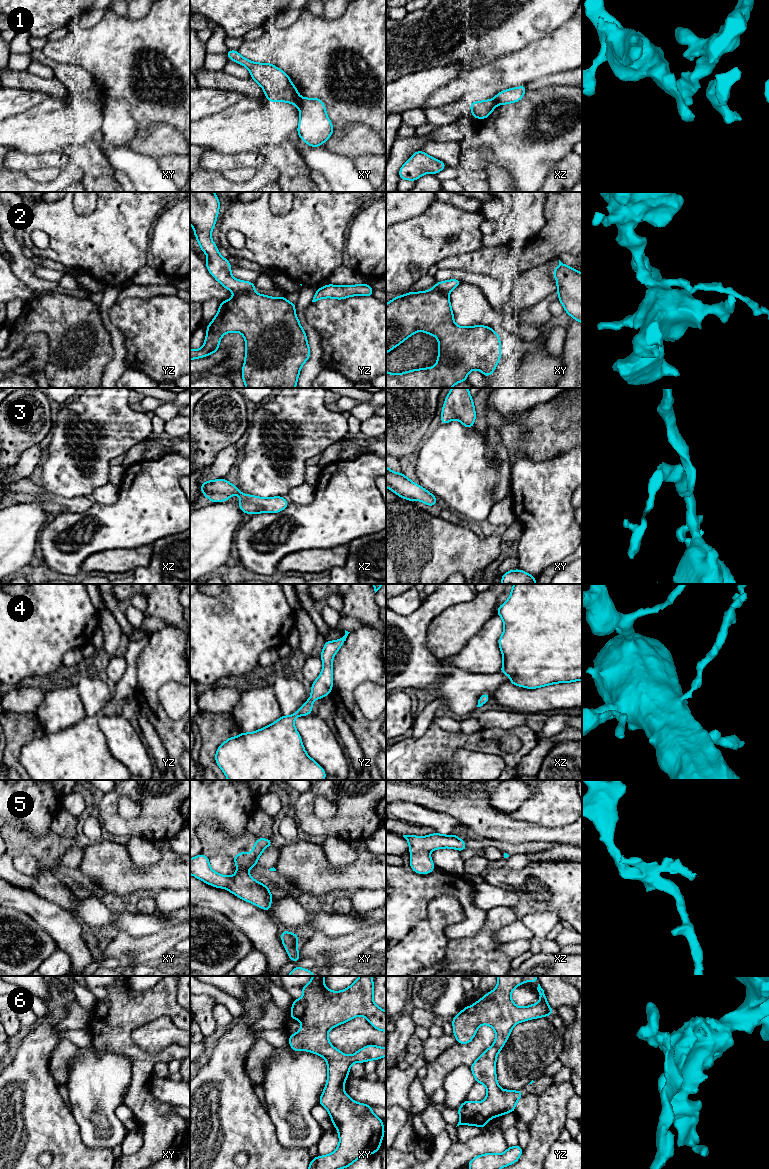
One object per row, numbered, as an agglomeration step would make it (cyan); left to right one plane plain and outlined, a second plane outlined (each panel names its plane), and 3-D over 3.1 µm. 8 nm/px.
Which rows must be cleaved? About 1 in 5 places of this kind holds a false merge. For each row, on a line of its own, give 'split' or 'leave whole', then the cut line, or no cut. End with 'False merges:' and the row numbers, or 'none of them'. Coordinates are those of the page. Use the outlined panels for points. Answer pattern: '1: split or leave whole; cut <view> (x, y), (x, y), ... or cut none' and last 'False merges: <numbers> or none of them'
1: split; cut xy (299, 96), (297, 106)
2: split; cut yz (253, 291), (236, 294)
3: leave whole; cut none
4: leave whole; cut none
5: leave whole; cut none
6: leave whole; cut none
False merges: 1, 2

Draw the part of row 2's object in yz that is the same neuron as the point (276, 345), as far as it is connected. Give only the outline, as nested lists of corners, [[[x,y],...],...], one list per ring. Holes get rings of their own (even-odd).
[[[256,292],[236,294],[234,297],[220,302],[217,315],[206,327],[207,334],[204,345],[199,350],[190,349],[190,360],[203,358],[216,352],[219,342],[225,333],[239,332],[244,336],[246,351],[242,368],[242,379],[246,388],[295,388],[303,364],[310,357],[310,347],[306,333],[300,325],[295,313],[296,303],[290,303],[285,297],[269,297]]]

